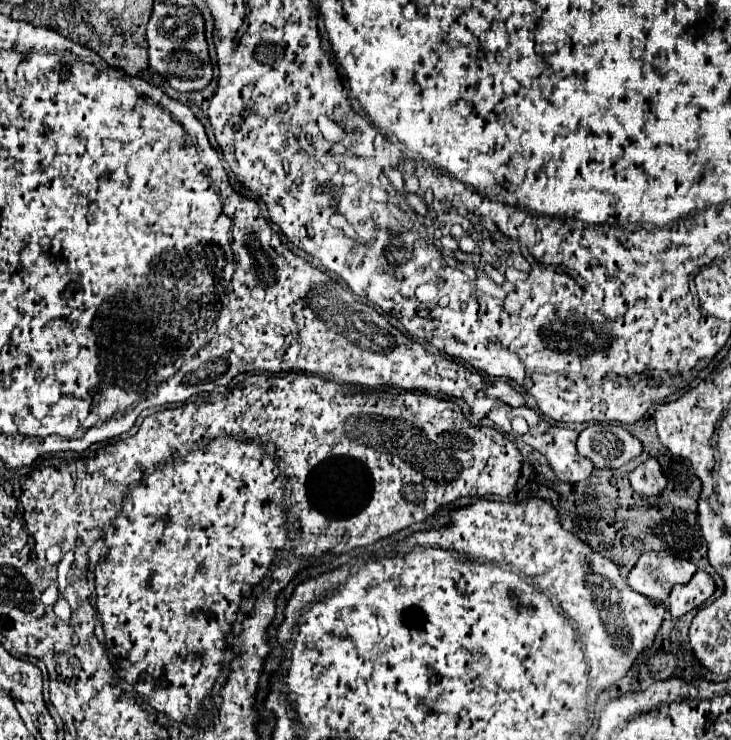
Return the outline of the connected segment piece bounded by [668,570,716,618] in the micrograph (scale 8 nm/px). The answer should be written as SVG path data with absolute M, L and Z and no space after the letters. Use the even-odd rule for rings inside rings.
M696 572L688 584L676 584L668 596L668 612L672 618L700 608L714 594L714 580L706 572Z

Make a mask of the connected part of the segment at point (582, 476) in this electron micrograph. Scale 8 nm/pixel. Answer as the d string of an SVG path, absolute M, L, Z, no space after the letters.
M504 406L504 408L496 408L488 414L488 420L492 420L496 426L500 426L506 434L512 432L510 428L510 416L524 416L528 420L528 426L530 426L530 432L524 434L524 442L530 444L534 450L538 450L550 464L550 468L554 470L556 478L562 480L562 482L580 482L580 480L586 480L592 472L592 462L584 456L580 456L576 452L576 438L578 438L578 432L570 430L570 428L564 428L564 426L550 426L548 422L544 422L534 410L530 408L512 408L510 406Z

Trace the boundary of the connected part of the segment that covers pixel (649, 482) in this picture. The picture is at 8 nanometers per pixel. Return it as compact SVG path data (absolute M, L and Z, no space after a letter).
M648 458L642 462L636 470L630 472L630 484L636 492L642 492L642 496L652 496L656 492L664 490L666 478L662 474L662 468L656 458Z

